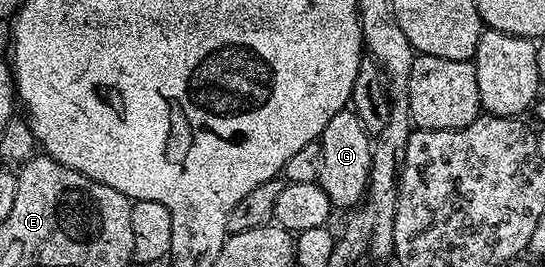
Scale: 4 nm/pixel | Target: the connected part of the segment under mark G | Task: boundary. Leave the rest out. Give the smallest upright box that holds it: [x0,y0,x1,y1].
[319,107,373,211]

